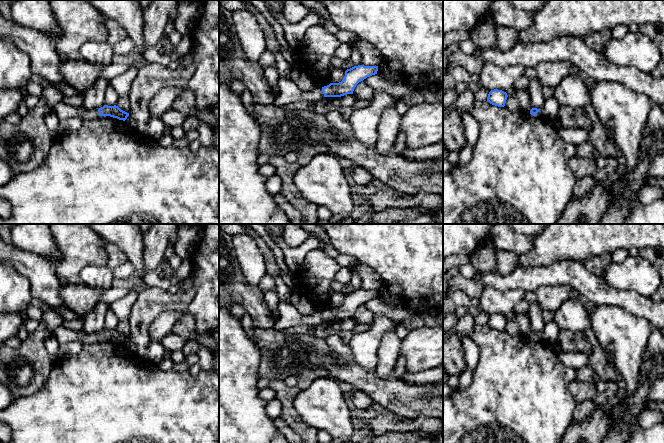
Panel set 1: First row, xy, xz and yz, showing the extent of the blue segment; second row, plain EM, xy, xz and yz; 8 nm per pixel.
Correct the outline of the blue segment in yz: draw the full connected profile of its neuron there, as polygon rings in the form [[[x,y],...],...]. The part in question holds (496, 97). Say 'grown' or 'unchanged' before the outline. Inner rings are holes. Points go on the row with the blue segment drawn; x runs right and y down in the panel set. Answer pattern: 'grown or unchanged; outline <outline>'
unchanged; outline [[[494,89],[489,92],[487,101],[492,105],[495,105],[498,107],[504,107],[507,97],[508,95],[506,92],[502,90]]]

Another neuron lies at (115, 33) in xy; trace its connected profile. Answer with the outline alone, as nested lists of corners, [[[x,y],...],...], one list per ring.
[[[106,18],[105,25],[108,30],[108,38],[106,41],[112,46],[116,44],[119,40],[128,36],[121,28],[121,26],[112,19]]]

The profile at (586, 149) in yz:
[[[589,140],[576,147],[576,152],[577,155],[580,157],[597,156],[597,151],[595,150],[595,148]]]

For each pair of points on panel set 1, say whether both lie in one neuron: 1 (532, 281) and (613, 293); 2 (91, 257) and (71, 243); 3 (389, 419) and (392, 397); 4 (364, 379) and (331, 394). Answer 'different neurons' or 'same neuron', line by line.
1: same neuron
2: same neuron
3: different neurons
4: different neurons

